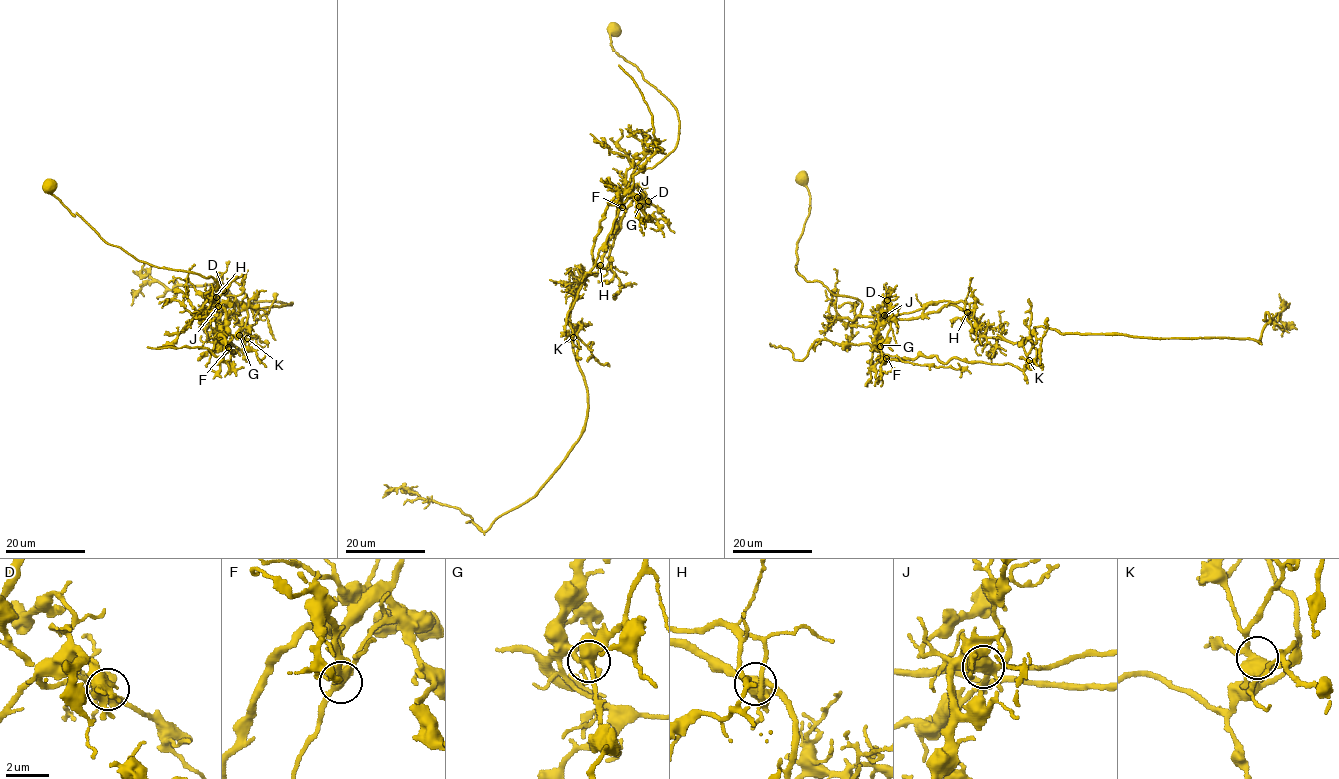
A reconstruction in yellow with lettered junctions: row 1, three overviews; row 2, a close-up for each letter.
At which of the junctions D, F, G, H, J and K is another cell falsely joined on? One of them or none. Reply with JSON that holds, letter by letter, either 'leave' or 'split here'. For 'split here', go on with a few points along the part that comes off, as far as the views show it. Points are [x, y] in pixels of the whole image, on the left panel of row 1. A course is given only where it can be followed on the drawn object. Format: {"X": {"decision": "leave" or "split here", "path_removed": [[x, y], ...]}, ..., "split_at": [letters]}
{"D": {"decision": "leave"}, "F": {"decision": "leave"}, "G": {"decision": "leave"}, "H": {"decision": "split here", "path_removed": [[216, 297], [223, 324], [229, 305], [293, 303], [246, 304], [219, 276], [169, 289], [150, 281], [133, 297]]}, "J": {"decision": "leave"}, "K": {"decision": "leave"}, "split_at": ["H"]}

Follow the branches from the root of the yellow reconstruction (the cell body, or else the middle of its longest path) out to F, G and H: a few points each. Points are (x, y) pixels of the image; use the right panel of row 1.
F: (801, 179), (811, 207), (795, 270), (860, 302), (845, 323), (877, 326), (885, 316), (874, 348), (886, 358)
G: (801, 179), (811, 207), (795, 270), (860, 302), (845, 323), (877, 326), (885, 316), (880, 346)
H: (801, 179), (811, 207), (795, 265), (806, 281), (857, 299), (863, 316), (912, 319), (947, 305), (968, 312)

